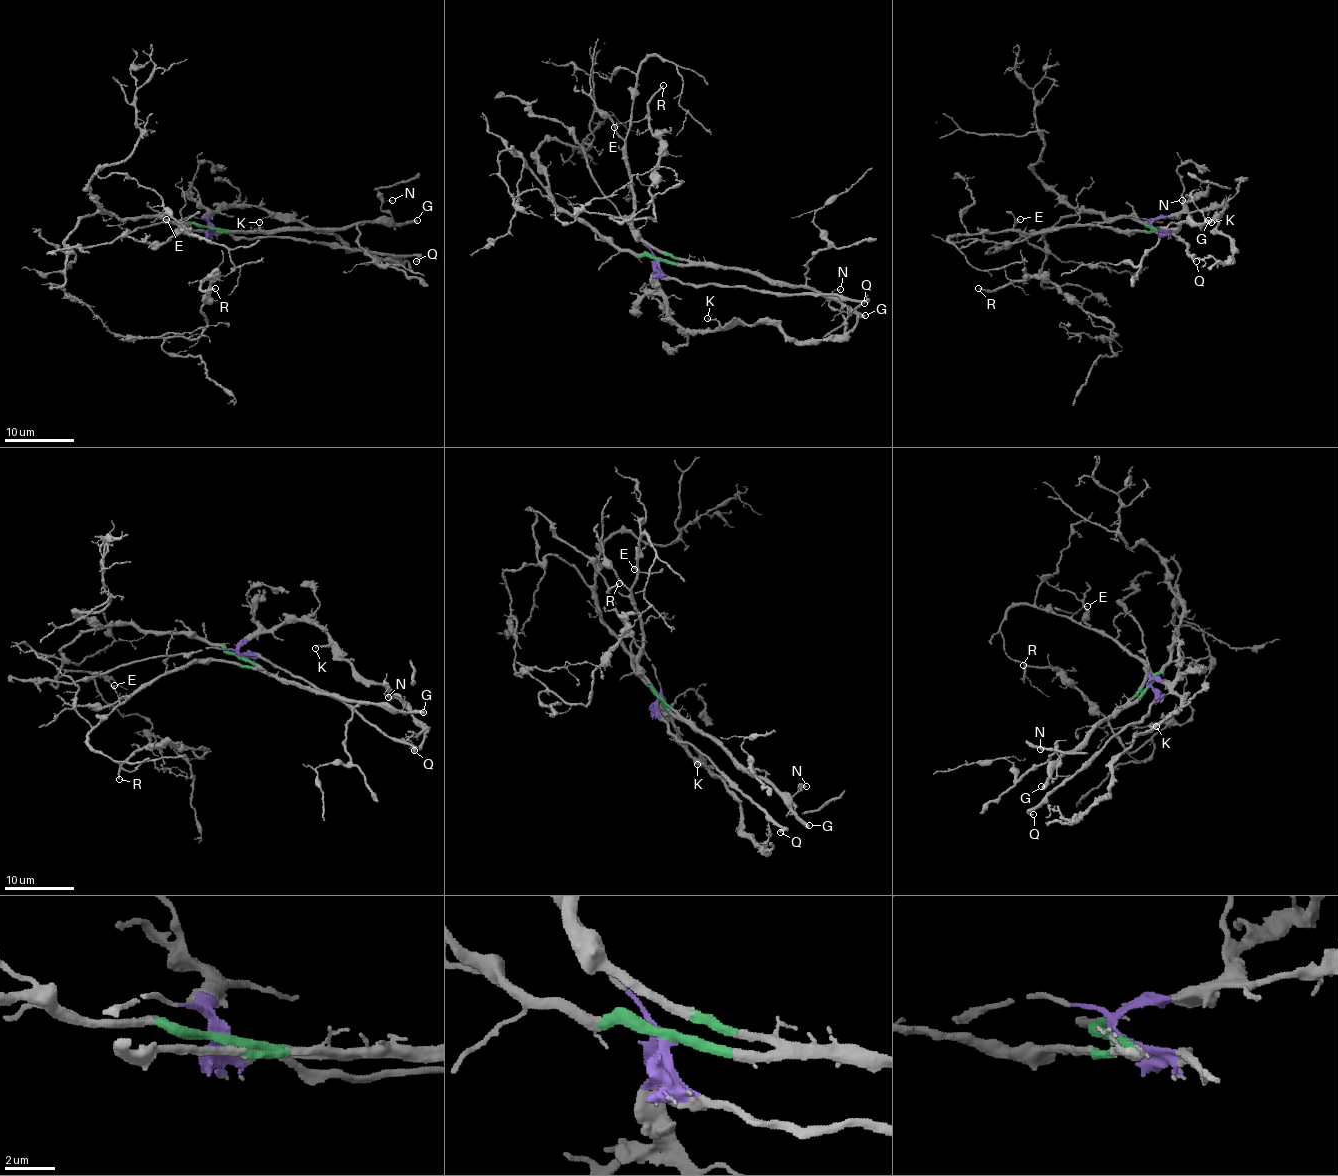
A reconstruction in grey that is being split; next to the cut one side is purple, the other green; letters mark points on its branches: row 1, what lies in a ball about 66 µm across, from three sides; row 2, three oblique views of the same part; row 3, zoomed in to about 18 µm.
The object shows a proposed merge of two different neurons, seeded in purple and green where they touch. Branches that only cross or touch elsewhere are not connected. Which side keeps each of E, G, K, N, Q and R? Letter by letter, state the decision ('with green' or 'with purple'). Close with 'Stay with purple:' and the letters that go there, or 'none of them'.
E: with green
G: with green
K: with purple
N: with green
Q: with purple
R: with green
Stay with purple: K, Q

